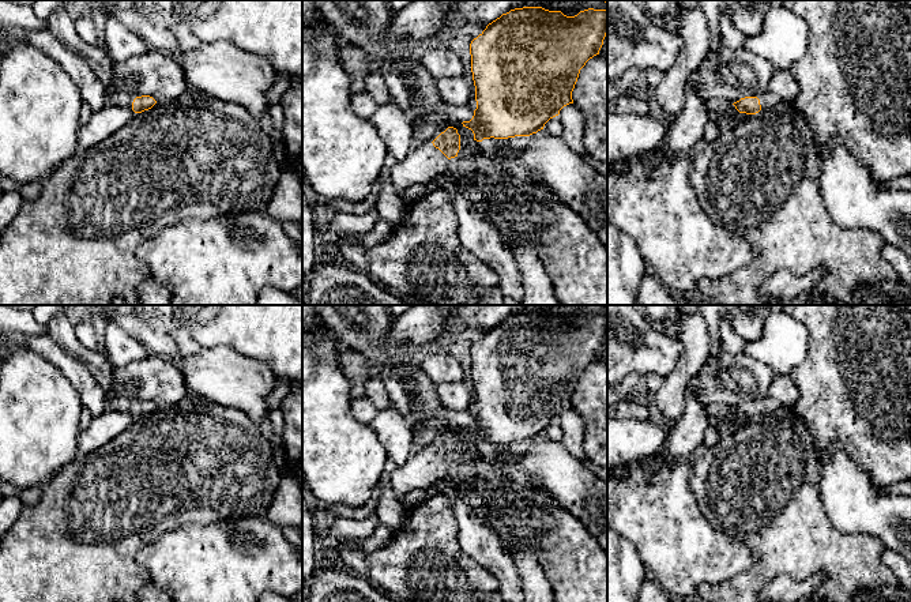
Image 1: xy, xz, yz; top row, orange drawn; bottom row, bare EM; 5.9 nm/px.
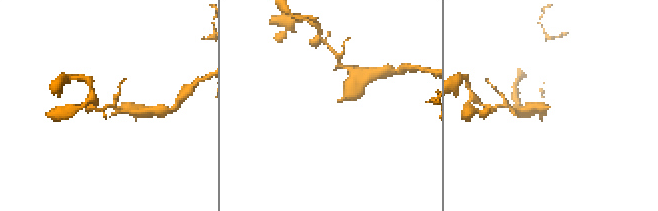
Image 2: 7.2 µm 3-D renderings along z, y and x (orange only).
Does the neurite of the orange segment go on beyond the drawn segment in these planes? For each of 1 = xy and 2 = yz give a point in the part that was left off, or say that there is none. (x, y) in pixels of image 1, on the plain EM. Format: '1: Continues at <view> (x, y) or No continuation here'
1: Continues at xy (119, 403)
2: Continues at yz (767, 405)

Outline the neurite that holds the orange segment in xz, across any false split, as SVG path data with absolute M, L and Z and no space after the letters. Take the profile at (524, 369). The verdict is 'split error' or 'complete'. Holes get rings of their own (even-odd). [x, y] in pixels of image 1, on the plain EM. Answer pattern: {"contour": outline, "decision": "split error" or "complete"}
{"contour": "M523 312L511 315L486 331L471 346L471 377L475 391L477 414L470 426L463 432L474 439L474 445L508 444L530 441L543 434L545 429L560 419L560 415L573 409L572 396L580 375L594 361L599 360L607 339L607 313L588 313L575 321L566 321L561 316L549 316L542 312Z", "decision": "complete"}

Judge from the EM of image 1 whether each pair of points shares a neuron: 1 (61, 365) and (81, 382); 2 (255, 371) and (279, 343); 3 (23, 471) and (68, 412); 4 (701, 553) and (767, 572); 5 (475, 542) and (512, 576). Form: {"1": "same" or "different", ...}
{"1": "same", "2": "different", "3": "same", "4": "different", "5": "same"}

